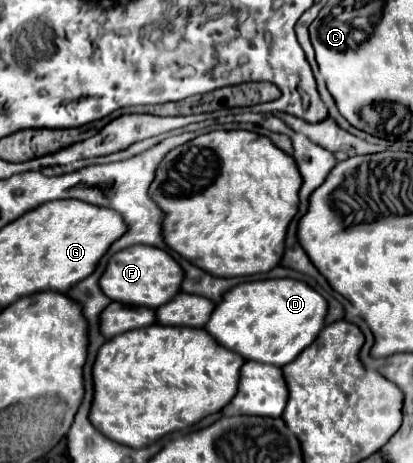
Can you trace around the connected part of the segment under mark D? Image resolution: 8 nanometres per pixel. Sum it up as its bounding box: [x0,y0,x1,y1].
[204,281,328,367]

